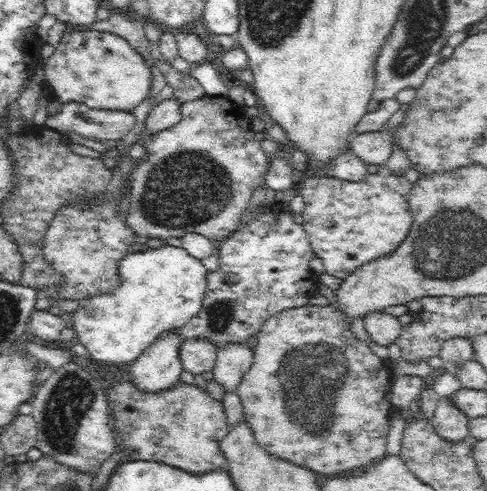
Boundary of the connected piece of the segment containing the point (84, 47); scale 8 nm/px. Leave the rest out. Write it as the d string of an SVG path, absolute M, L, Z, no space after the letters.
M80 30L64 33L55 45L53 54L43 62L45 72L46 97L56 99L62 105L68 102L83 103L90 108L104 108L112 111L133 111L149 96L152 72L144 57L132 48L121 36L100 30Z

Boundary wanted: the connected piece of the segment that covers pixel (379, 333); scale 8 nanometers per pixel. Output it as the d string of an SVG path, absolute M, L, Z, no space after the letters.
M376 311L364 316L363 323L374 342L389 347L400 336L404 320L384 311Z

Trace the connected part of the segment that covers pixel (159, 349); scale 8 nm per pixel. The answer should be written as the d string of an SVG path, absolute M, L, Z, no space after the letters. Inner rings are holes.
M166 331L132 364L132 383L140 391L160 392L179 380L183 372L180 361L180 333Z

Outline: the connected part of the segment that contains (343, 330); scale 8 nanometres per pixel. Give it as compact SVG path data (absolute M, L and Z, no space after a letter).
M336 304L325 306L306 305L298 308L291 308L277 312L270 316L263 324L260 332L257 332L256 338L258 343L253 349L253 364L248 373L242 377L240 384L235 388L236 393L240 395L240 402L244 411L244 421L250 425L256 442L264 447L266 451L272 455L289 460L296 466L302 466L311 471L320 474L336 474L336 472L344 472L344 470L364 469L372 464L376 458L382 458L386 455L386 438L388 430L390 430L390 416L392 416L391 390L392 379L390 379L391 366L388 359L380 359L366 342L356 340L351 330L352 319L344 315Z

